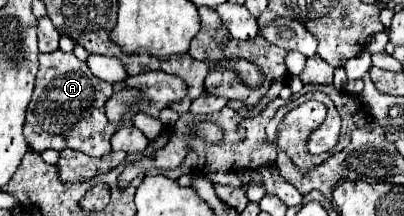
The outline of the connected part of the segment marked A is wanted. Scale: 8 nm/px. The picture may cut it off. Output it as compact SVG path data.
M52 51L40 53L40 71L28 115L24 123L24 137L36 153L46 149L76 149L92 157L104 157L110 149L110 137L118 131L118 125L108 123L104 115L104 101L120 89L118 83L106 83L90 73L88 65L74 53Z

